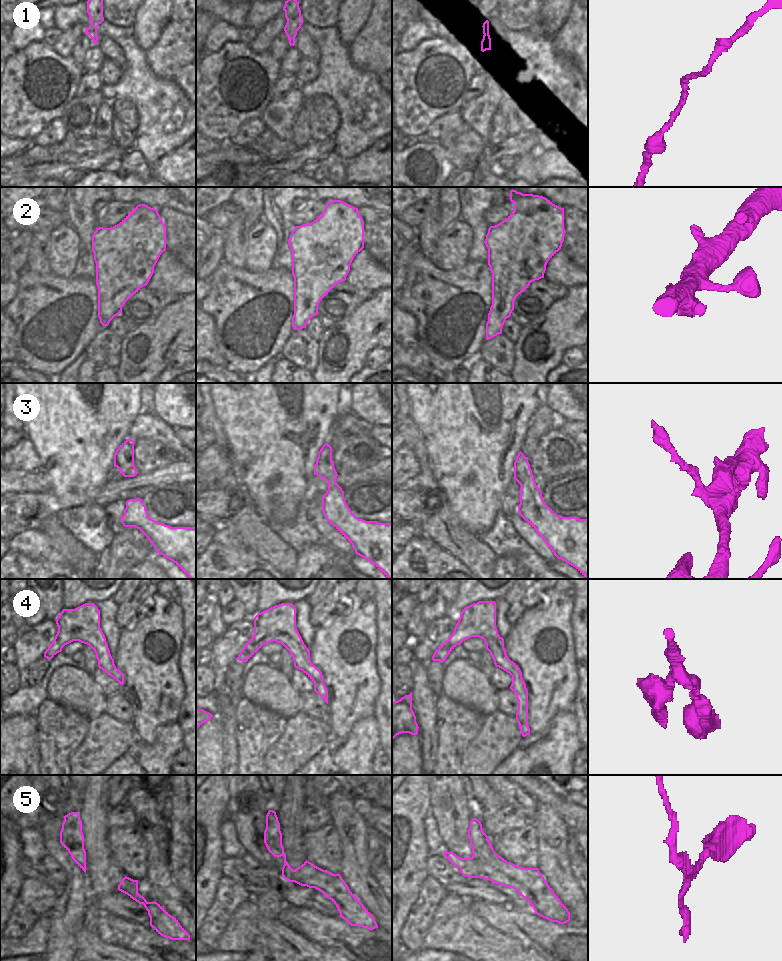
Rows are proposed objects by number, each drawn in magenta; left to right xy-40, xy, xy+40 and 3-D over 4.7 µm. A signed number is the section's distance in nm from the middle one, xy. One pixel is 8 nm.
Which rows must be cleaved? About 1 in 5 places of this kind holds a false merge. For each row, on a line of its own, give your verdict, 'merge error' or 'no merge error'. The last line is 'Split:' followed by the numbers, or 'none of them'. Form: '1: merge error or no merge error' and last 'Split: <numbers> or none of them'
1: no merge error
2: no merge error
3: merge error
4: no merge error
5: merge error
Split: 3, 5

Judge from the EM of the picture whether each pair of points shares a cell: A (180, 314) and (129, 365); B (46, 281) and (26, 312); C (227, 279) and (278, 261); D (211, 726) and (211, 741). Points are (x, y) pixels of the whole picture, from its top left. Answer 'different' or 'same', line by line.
A: same
B: same
C: different
D: same

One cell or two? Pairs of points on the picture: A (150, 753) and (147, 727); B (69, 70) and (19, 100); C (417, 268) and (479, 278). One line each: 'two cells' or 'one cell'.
A: two cells
B: one cell
C: one cell

